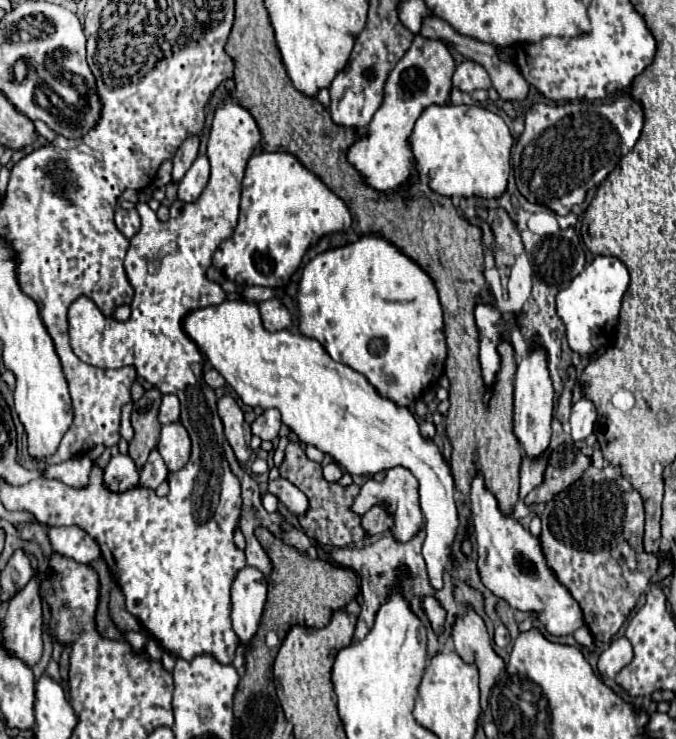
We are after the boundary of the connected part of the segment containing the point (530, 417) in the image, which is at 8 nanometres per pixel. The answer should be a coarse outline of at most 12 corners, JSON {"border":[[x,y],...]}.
{"border":[[543,350],[515,374],[515,436],[537,460],[551,442],[553,386]]}

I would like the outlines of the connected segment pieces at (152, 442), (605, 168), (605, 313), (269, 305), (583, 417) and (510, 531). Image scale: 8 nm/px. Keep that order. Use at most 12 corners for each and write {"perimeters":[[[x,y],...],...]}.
{"perimeters":[[[147,390],[133,404],[129,456],[143,470],[157,448],[161,394]],[[533,104],[519,192],[565,216],[637,142],[643,108]],[[595,256],[557,294],[567,342],[595,354],[615,328],[629,272]],[[279,298],[259,302],[269,332],[287,330],[293,322]],[[591,400],[575,402],[569,420],[573,440],[593,432],[597,410]],[[481,476],[469,502],[483,584],[539,612],[553,636],[585,624],[539,538],[497,508]]]}

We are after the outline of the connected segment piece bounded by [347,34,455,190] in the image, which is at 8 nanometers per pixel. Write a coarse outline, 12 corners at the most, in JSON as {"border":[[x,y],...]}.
{"border":[[415,36],[347,160],[375,190],[415,172],[407,138],[449,100],[453,56]]}

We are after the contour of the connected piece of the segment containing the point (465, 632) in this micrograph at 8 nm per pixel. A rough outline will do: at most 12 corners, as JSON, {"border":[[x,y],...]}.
{"border":[[471,604],[455,616],[451,640],[479,666],[484,715],[503,660],[493,652],[483,618]]}

